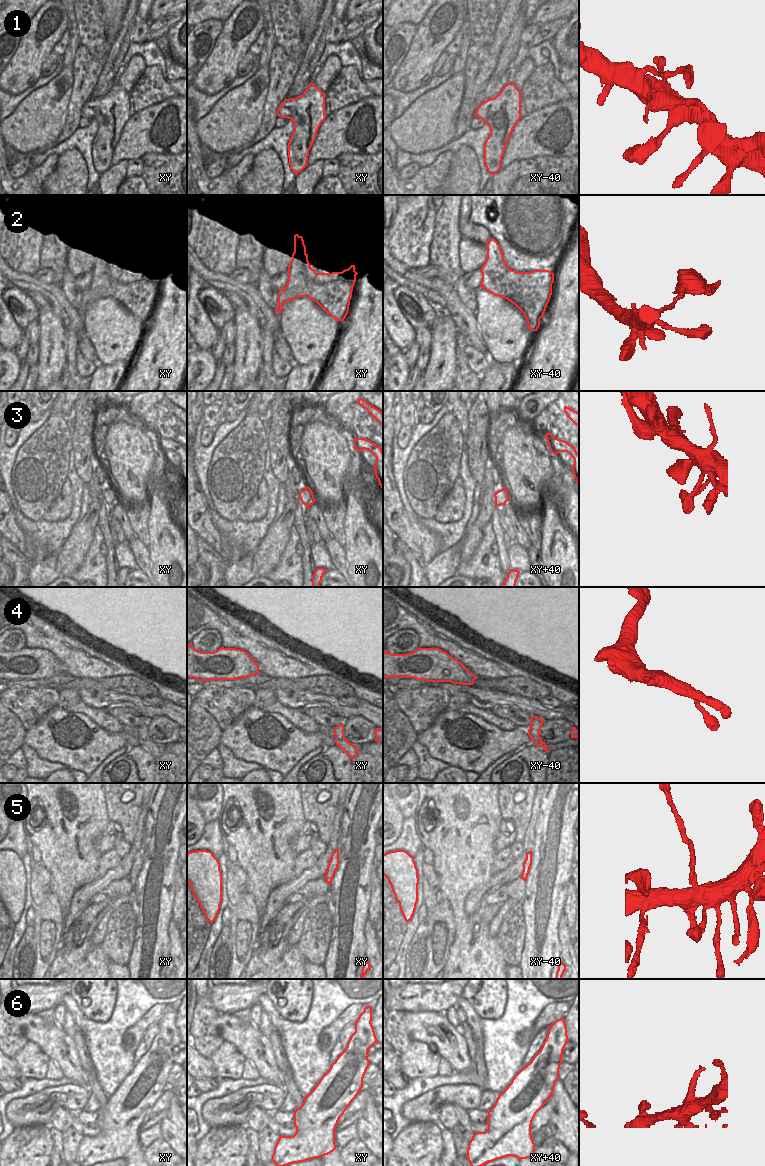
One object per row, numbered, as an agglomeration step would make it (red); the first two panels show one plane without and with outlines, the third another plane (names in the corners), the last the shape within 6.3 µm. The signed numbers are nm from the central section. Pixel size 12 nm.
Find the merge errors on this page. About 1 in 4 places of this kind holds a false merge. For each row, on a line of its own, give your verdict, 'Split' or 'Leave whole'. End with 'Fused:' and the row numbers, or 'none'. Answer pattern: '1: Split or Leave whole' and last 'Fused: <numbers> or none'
1: Leave whole
2: Split
3: Leave whole
4: Leave whole
5: Split
6: Leave whole
Fused: 2, 5.

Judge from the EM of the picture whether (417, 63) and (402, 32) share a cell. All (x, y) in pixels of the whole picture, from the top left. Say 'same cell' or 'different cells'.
different cells

